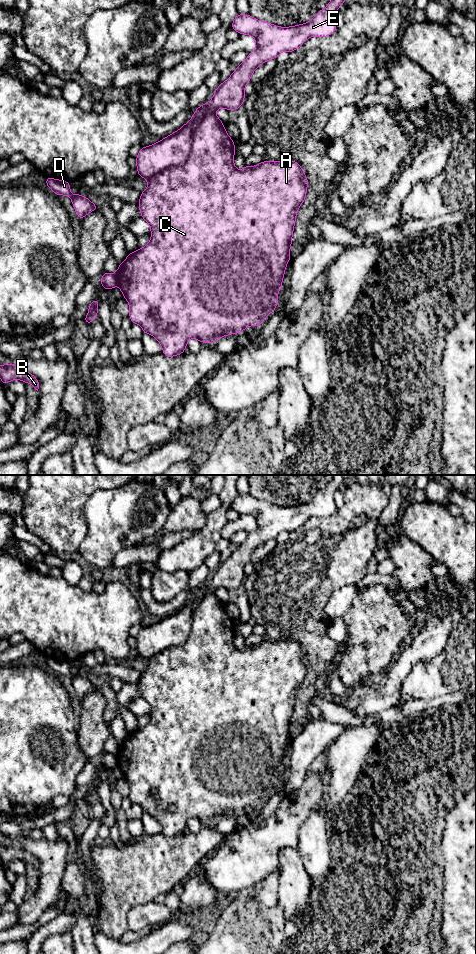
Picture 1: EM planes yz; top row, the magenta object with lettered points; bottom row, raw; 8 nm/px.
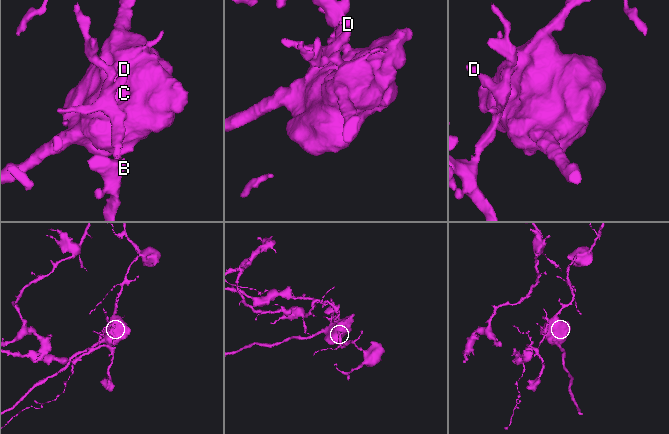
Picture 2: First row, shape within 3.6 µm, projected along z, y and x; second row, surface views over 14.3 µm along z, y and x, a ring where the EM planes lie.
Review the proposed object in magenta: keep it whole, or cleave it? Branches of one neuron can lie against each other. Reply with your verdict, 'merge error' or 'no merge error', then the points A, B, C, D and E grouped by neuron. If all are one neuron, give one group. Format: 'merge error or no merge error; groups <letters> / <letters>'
merge error; groups A C / B D E

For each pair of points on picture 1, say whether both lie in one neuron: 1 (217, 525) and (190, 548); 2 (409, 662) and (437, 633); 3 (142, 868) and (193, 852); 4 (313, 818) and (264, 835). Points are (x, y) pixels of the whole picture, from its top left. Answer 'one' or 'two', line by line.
1: one
2: one
3: one
4: two

